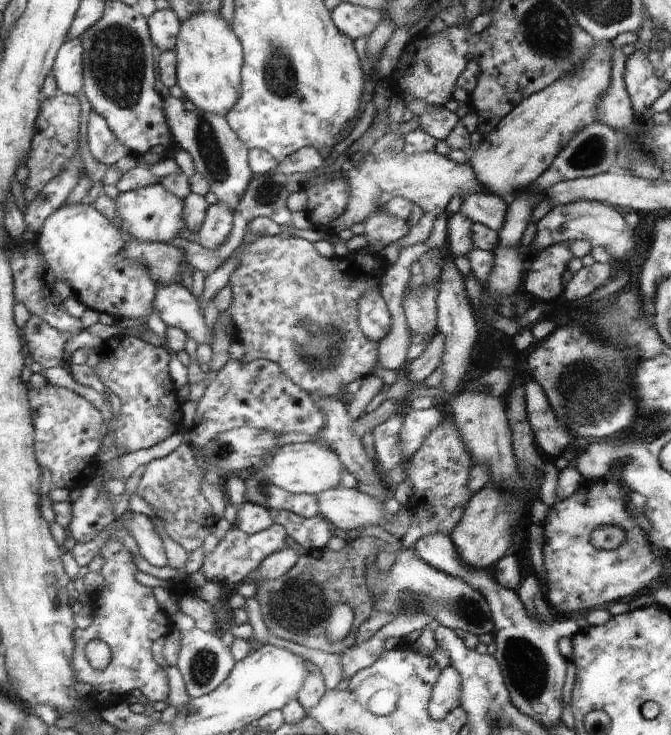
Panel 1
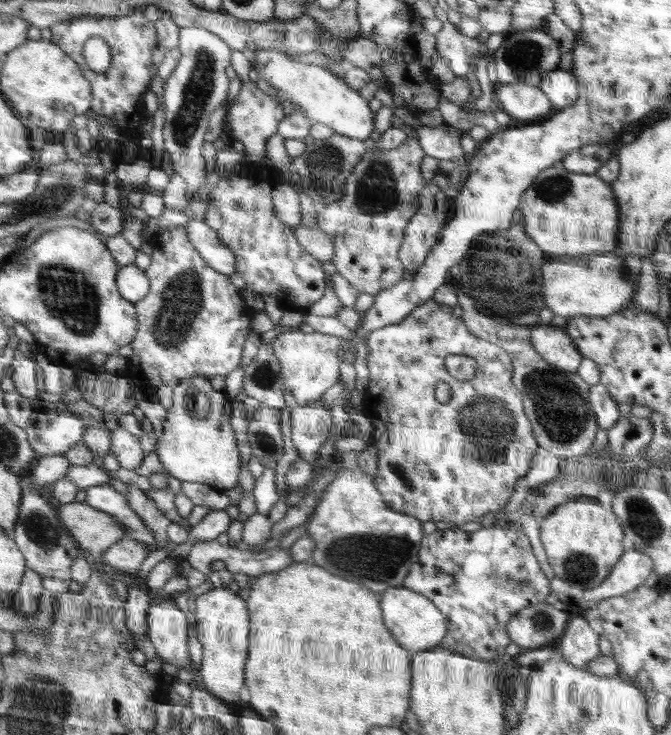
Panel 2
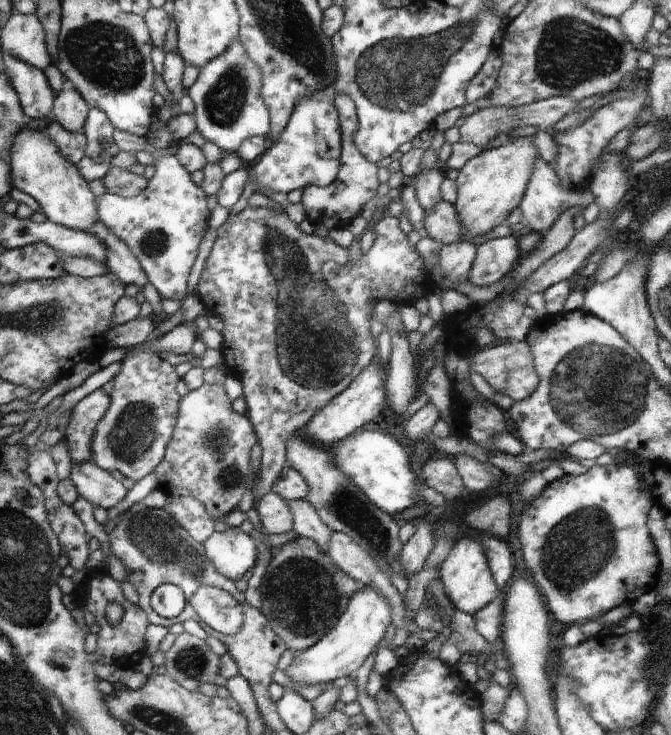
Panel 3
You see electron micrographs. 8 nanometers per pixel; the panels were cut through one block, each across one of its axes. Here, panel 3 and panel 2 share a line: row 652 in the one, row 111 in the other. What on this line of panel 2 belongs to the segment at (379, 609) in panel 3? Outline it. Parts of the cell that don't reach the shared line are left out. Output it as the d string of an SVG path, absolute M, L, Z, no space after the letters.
M268 50L248 53L260 80L282 92L284 100L290 100L295 110L316 123L325 124L336 133L350 138L366 140L374 129L375 114L370 111L368 101L358 90L350 88L344 79L337 77L320 65L304 64L290 60L285 53Z

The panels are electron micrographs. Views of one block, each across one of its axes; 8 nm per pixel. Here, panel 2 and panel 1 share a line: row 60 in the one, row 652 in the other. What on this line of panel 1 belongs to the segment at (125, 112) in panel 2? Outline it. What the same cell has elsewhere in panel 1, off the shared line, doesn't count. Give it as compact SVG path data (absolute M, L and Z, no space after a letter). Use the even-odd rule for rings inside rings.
M109 536L109 541L102 546L99 554L104 556L100 571L104 576L104 586L93 598L90 606L93 619L88 628L75 628L73 632L75 679L92 686L92 691L85 698L98 710L121 701L136 688L152 702L166 702L169 693L167 672L158 667L150 648L154 640L160 636L166 637L174 630L172 620L158 606L153 588L136 581L134 571L137 567L132 553L119 540ZM94 639L104 641L111 650L111 661L100 670L92 668L85 655L85 646Z

